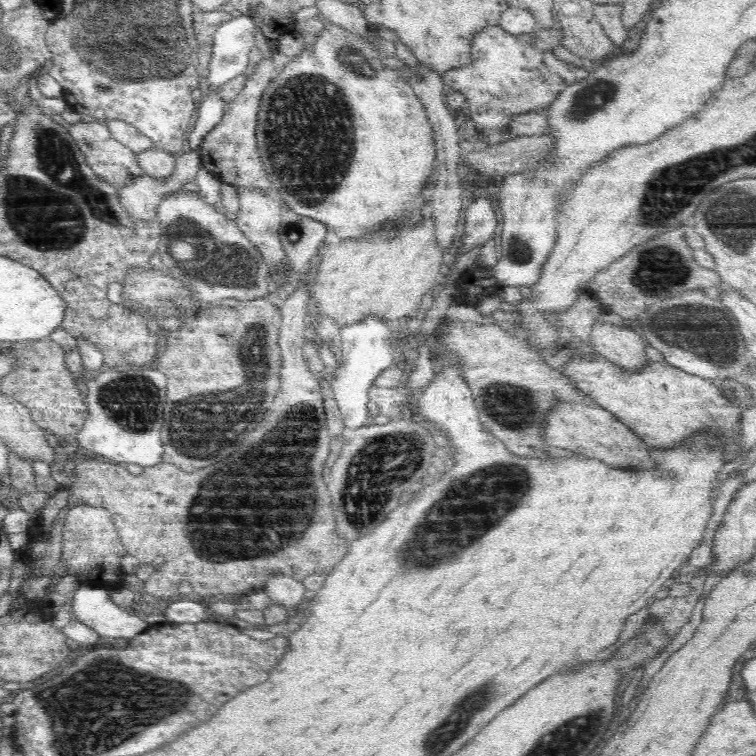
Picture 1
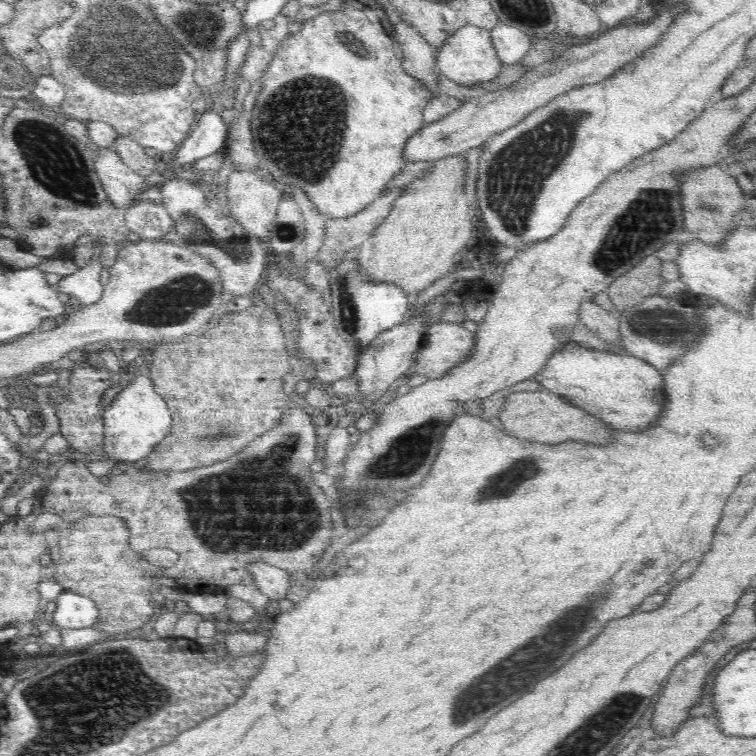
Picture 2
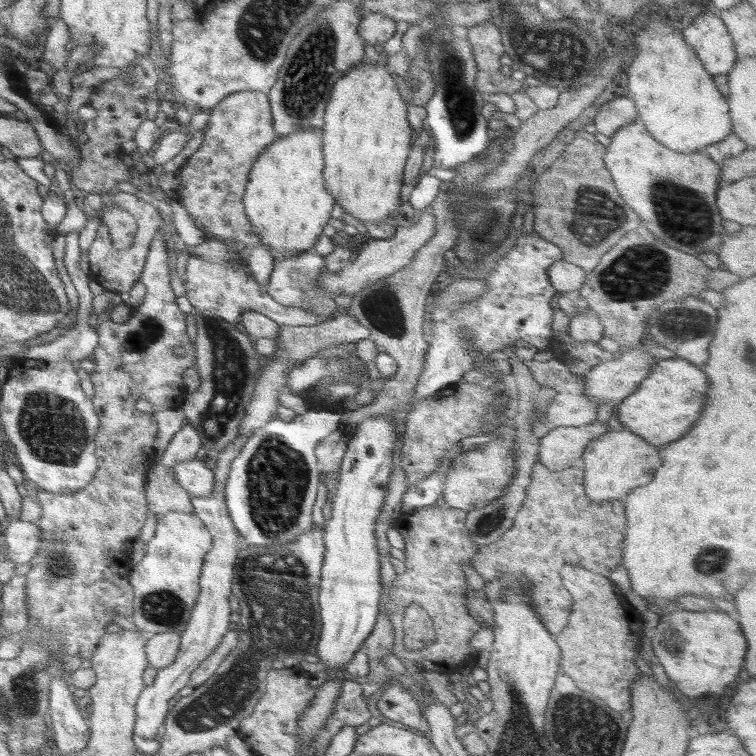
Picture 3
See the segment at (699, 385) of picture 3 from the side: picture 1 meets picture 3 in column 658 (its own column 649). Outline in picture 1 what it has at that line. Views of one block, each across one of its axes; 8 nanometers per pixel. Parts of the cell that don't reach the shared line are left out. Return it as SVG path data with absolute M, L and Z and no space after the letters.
M590 349L575 351L575 355L566 363L566 366L559 369L564 376L568 376L570 384L574 388L580 389L582 394L588 396L597 406L614 414L618 420L621 420L628 428L635 431L650 448L671 449L681 445L692 435L697 435L702 431L706 431L706 433L710 431L712 434L720 434L720 436L730 438L730 440L722 440L724 461L732 461L734 458L739 457L741 448L738 434L741 430L741 418L744 408L732 403L727 398L726 393L714 386L713 381L710 379L684 372L666 361L648 361L643 367L630 372L612 364L609 360Z

